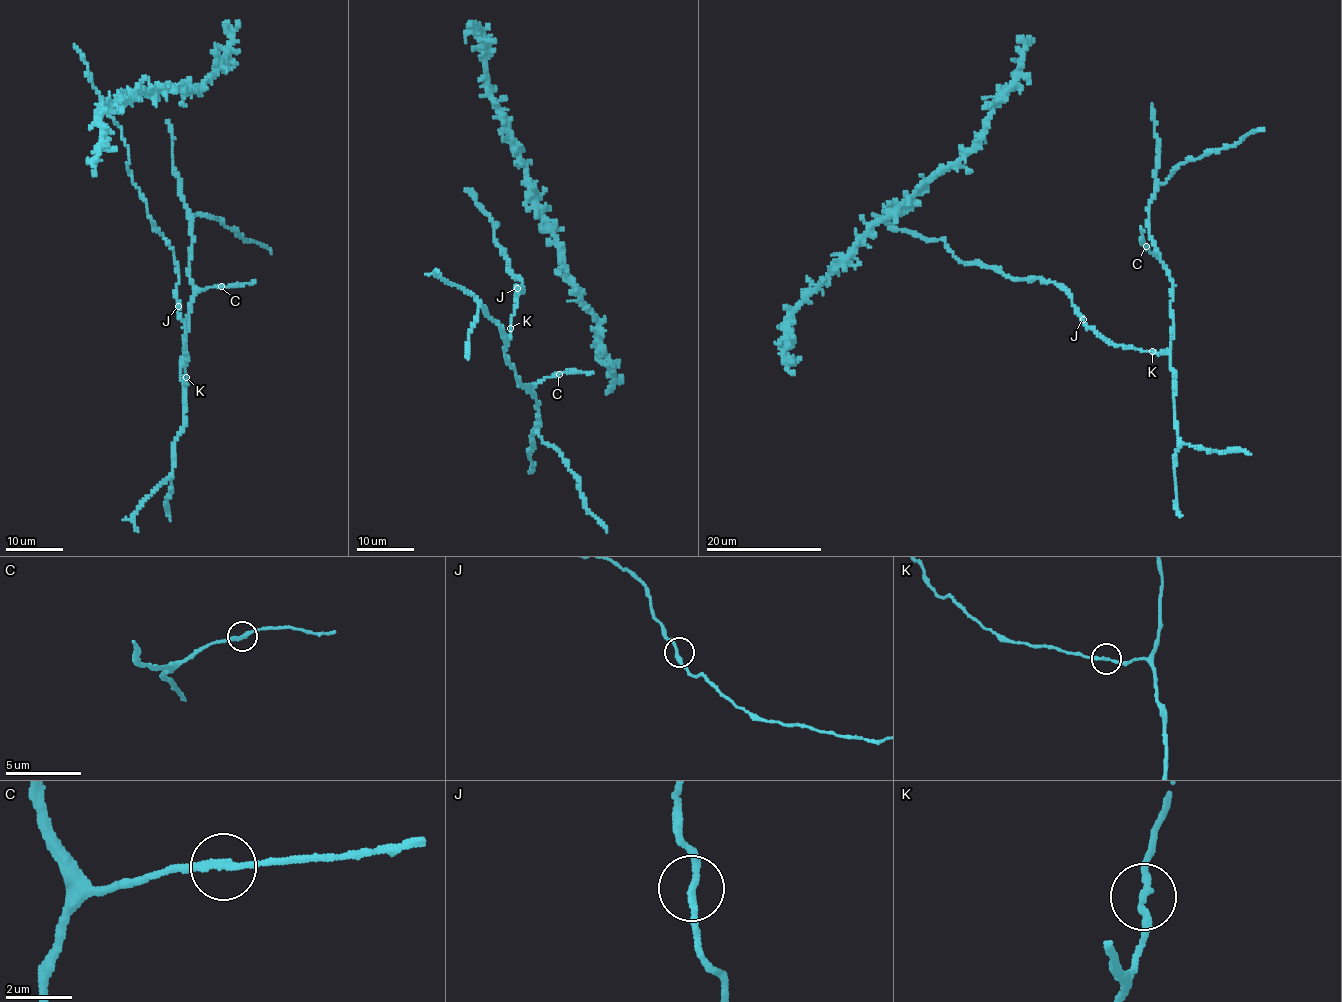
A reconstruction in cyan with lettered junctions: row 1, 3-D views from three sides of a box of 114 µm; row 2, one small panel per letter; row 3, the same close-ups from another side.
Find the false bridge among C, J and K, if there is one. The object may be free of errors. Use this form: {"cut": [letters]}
{"cut": []}

